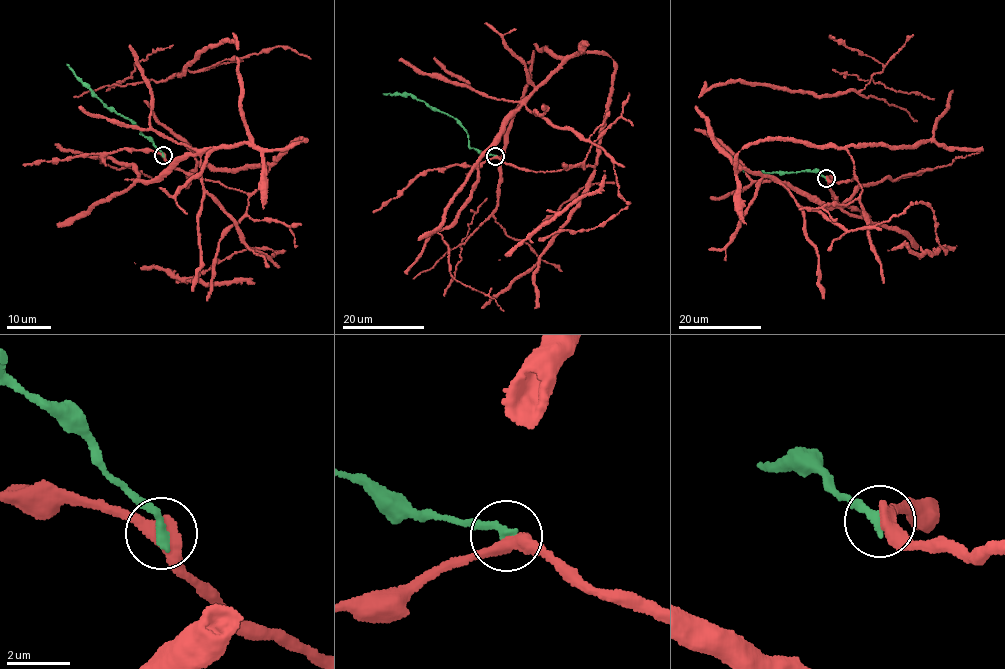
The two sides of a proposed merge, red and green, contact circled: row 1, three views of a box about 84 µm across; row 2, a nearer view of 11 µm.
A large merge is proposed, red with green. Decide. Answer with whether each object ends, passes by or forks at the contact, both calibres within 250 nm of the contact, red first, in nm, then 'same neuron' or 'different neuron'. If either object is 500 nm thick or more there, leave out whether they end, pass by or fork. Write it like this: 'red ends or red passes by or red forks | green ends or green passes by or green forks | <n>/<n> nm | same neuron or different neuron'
red passes by | green ends | 440/280 nm | same neuron

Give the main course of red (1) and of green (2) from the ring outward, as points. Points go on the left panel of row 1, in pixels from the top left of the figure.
1: (163, 155), (253, 193), (306, 138), (201, 156), (248, 247), (281, 252), (174, 277), (253, 282)
2: (163, 155), (129, 119), (103, 105), (67, 64)

